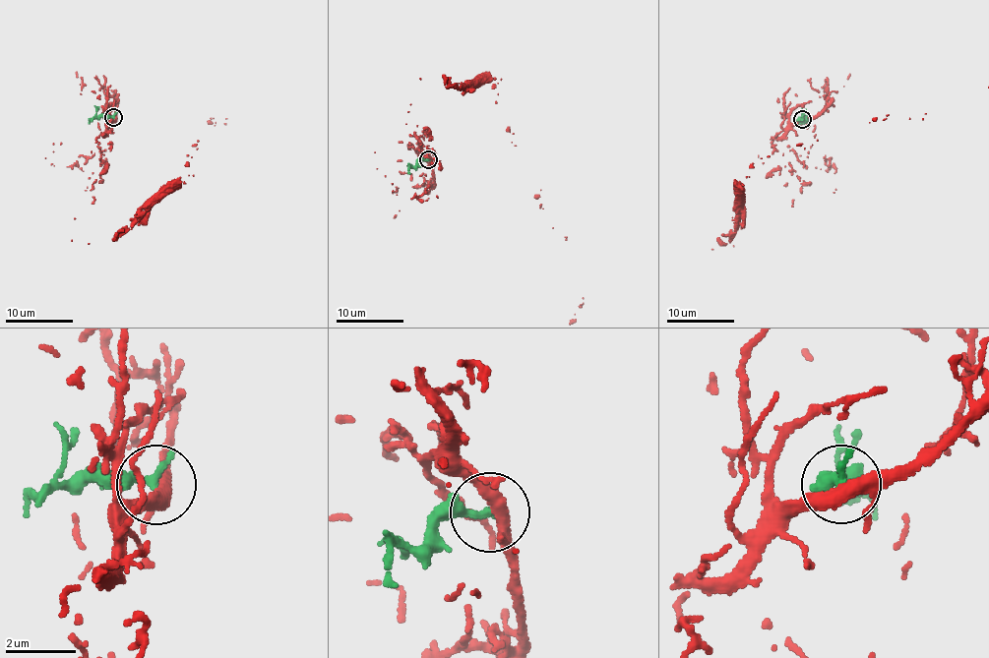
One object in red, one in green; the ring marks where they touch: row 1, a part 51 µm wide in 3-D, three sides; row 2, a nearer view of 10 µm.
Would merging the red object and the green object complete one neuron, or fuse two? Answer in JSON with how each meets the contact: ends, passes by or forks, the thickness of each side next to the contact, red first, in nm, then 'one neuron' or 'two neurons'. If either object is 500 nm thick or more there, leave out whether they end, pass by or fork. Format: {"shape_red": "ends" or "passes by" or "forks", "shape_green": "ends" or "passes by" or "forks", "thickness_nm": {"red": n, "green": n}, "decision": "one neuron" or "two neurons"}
{"shape_red": "forks", "shape_green": "ends", "thickness_nm": {"red": 320, "green": 280}, "decision": "one neuron"}

